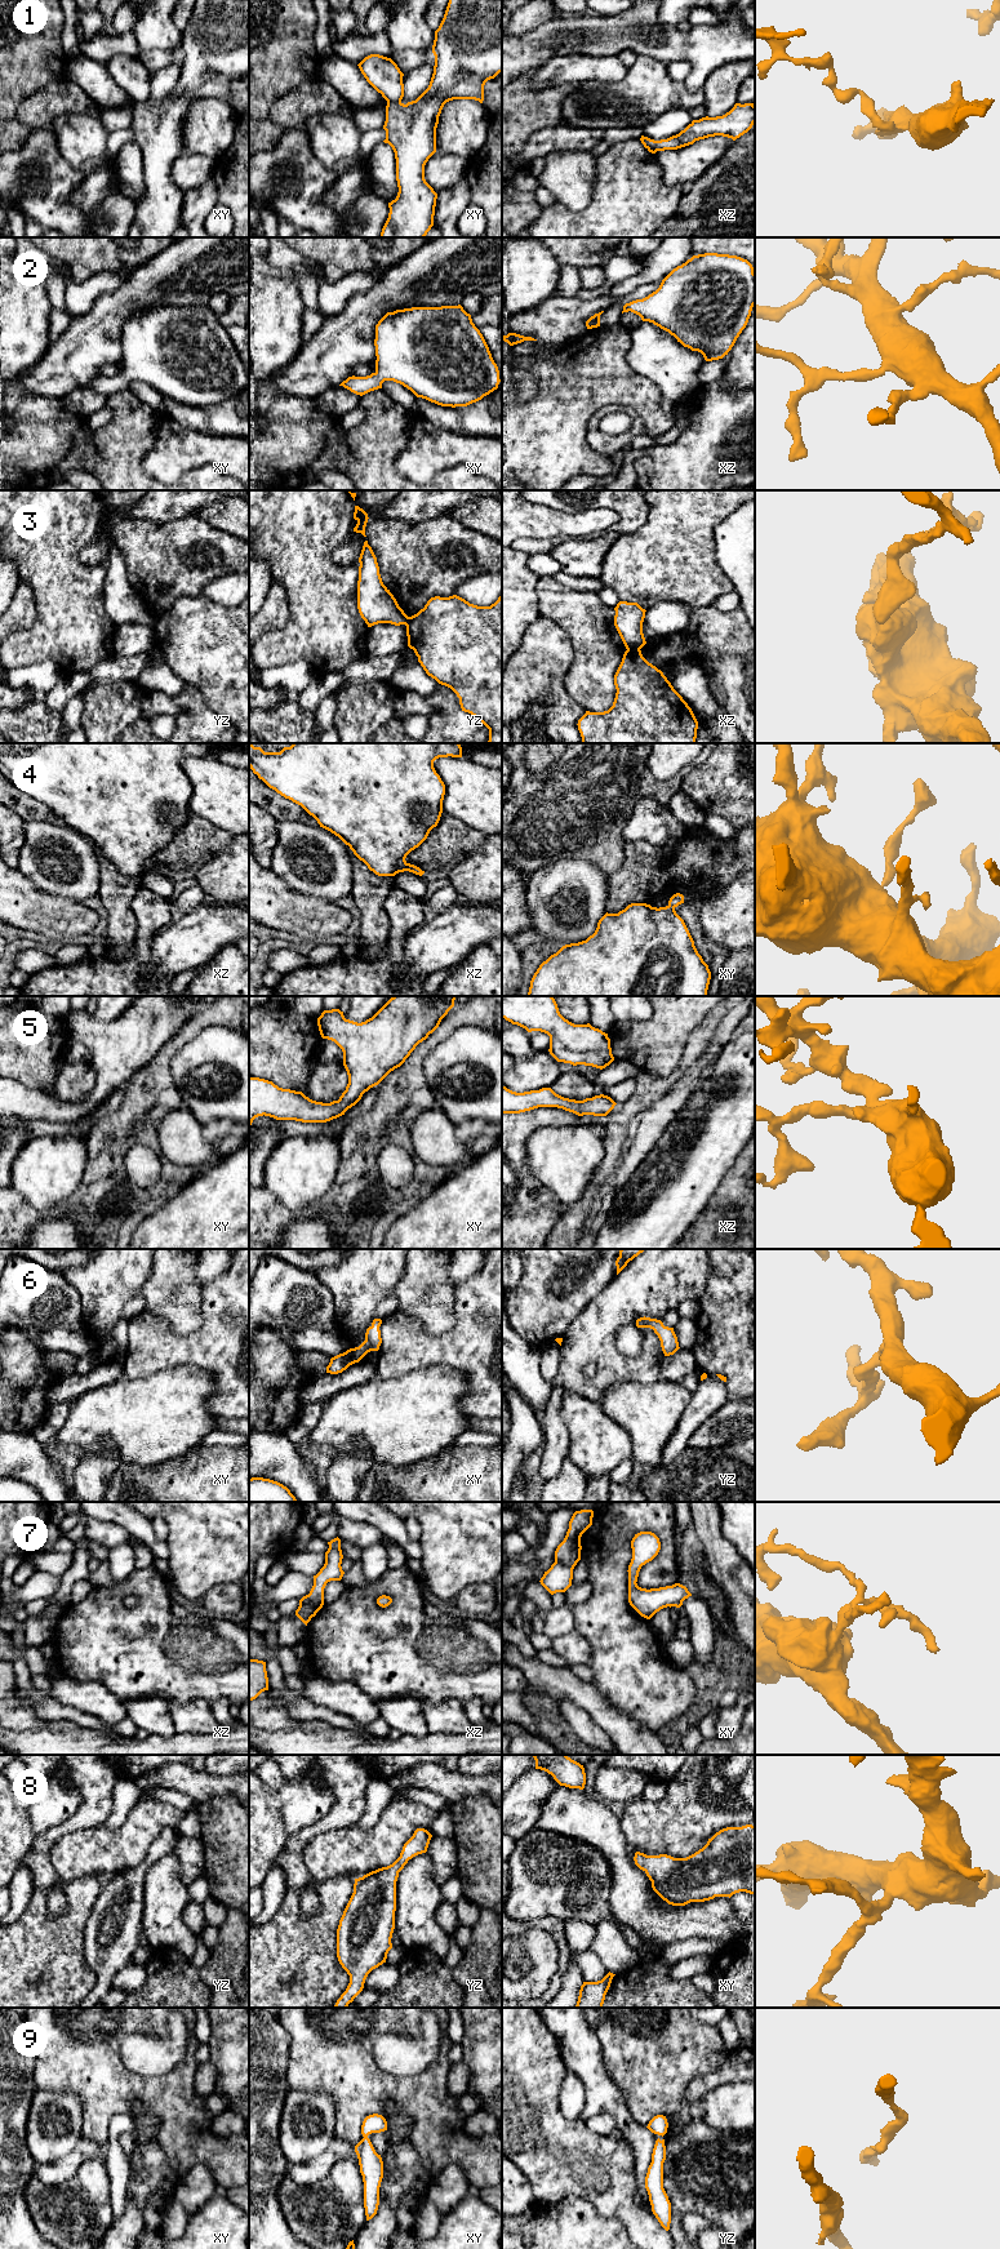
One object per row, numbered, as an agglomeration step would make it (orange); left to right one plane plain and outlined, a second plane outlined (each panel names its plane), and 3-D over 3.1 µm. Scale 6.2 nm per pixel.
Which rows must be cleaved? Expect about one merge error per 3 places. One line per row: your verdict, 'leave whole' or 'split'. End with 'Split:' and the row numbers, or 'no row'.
1: leave whole
2: leave whole
3: split
4: leave whole
5: leave whole
6: leave whole
7: split
8: leave whole
9: leave whole
Split: 3, 7

